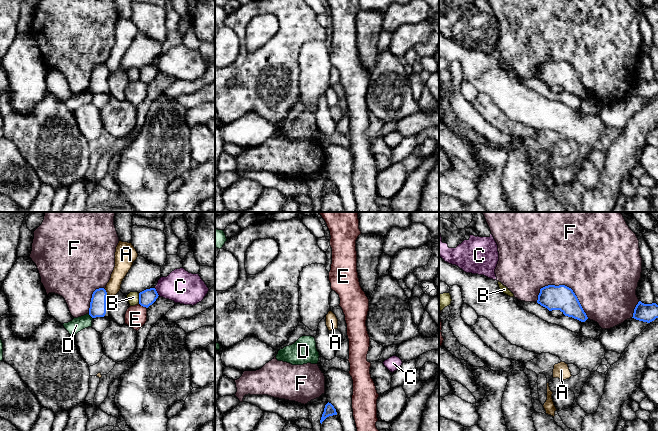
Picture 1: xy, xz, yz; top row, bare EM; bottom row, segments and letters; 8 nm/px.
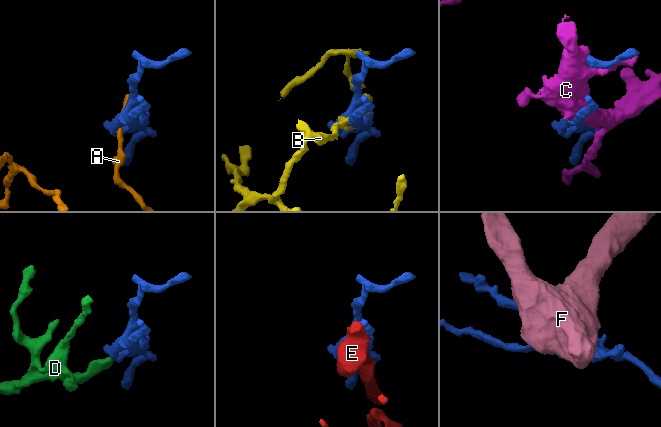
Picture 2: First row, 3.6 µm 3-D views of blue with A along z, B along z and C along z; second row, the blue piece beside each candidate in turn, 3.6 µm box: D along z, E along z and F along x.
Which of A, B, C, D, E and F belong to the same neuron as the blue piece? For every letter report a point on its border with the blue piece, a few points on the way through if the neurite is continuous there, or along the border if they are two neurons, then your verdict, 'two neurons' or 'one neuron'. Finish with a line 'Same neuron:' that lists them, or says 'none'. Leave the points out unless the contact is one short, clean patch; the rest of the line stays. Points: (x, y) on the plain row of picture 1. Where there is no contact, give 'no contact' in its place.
A: xy (106, 68) | two neurons
B: xy (139, 74) | two neurons
C: xy (156, 68) | two neurons
D: xy (90, 91) | along xy (88, 90), (92, 94) | two neurons
E: xy (143, 82) | two neurons
F: yz (570, 64) | two neurons
Same neuron: none

